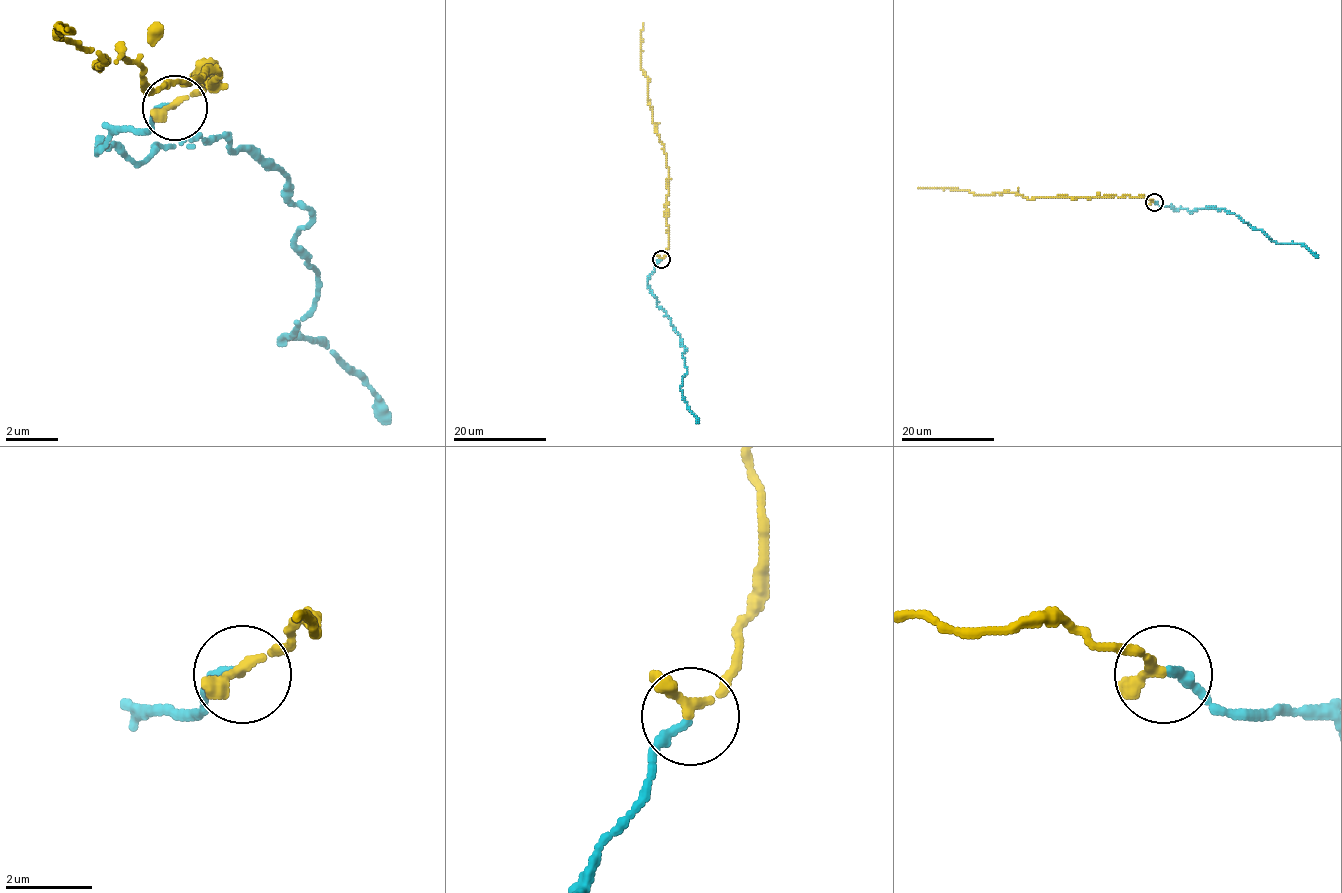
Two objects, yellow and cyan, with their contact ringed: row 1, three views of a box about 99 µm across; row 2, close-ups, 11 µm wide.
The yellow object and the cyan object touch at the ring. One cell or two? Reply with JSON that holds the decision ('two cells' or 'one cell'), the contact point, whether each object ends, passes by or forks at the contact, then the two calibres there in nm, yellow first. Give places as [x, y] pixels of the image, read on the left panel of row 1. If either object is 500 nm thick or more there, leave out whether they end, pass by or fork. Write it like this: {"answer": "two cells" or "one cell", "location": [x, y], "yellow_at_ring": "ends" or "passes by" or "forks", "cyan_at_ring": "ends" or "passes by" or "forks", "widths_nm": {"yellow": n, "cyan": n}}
{"answer": "one cell", "location": [174, 107], "yellow_at_ring": "passes by", "cyan_at_ring": "ends", "widths_nm": {"yellow": 220, "cyan": 260}}

